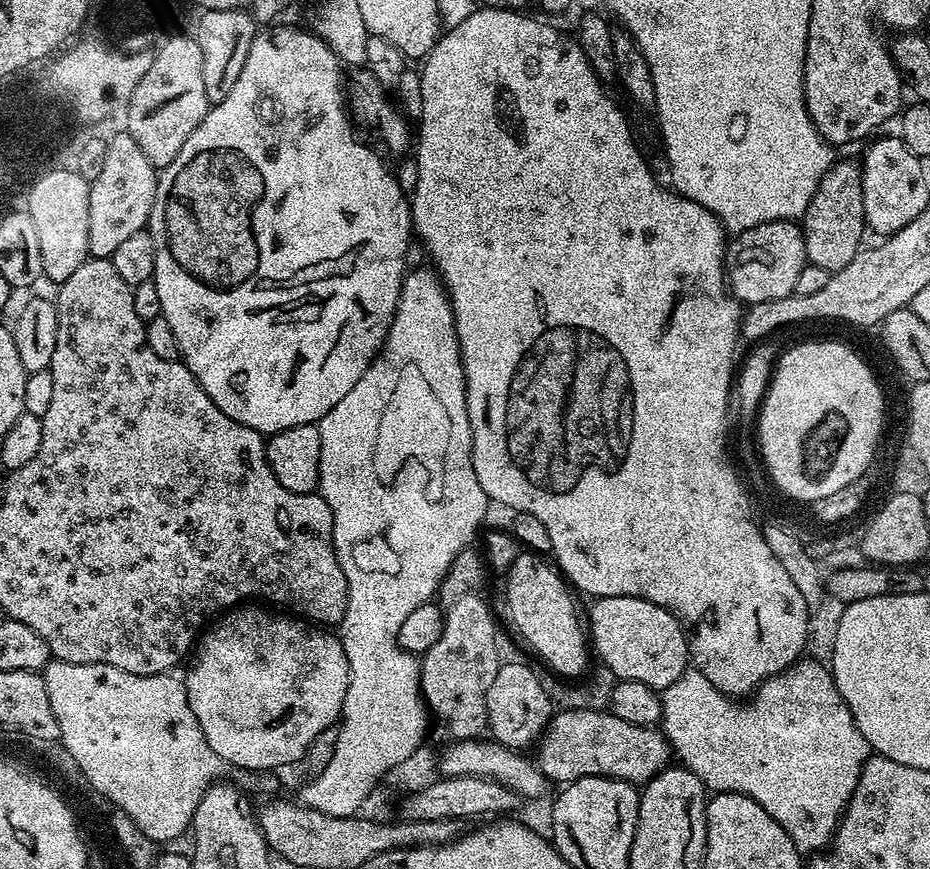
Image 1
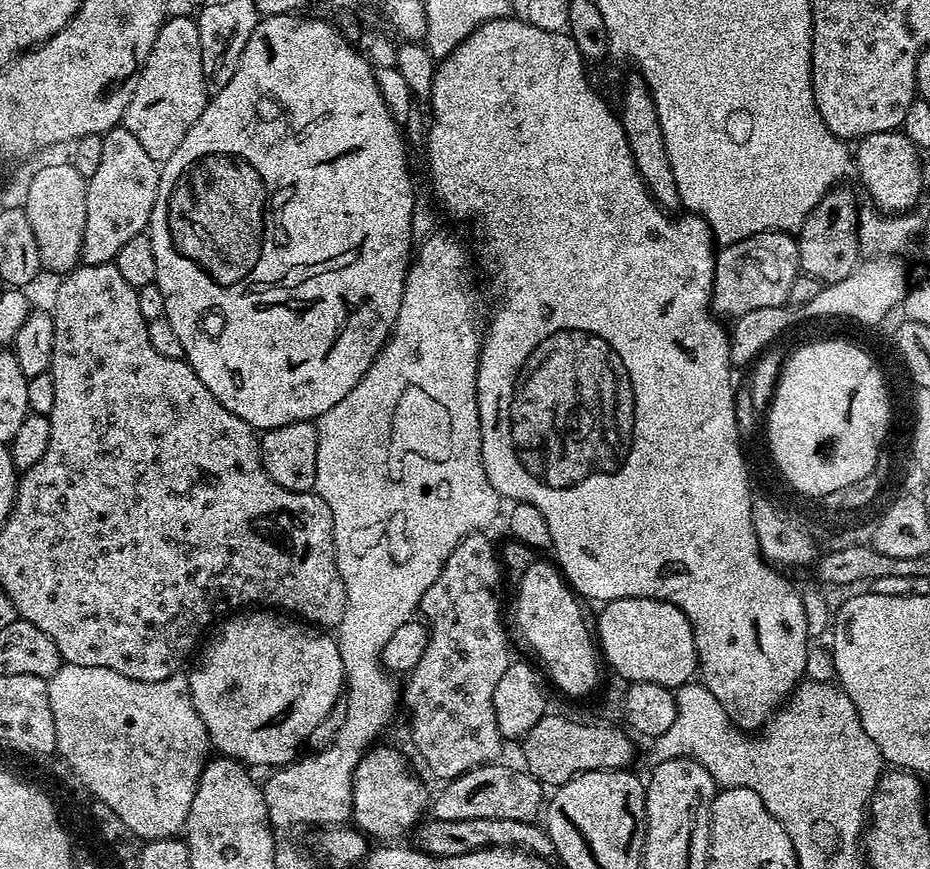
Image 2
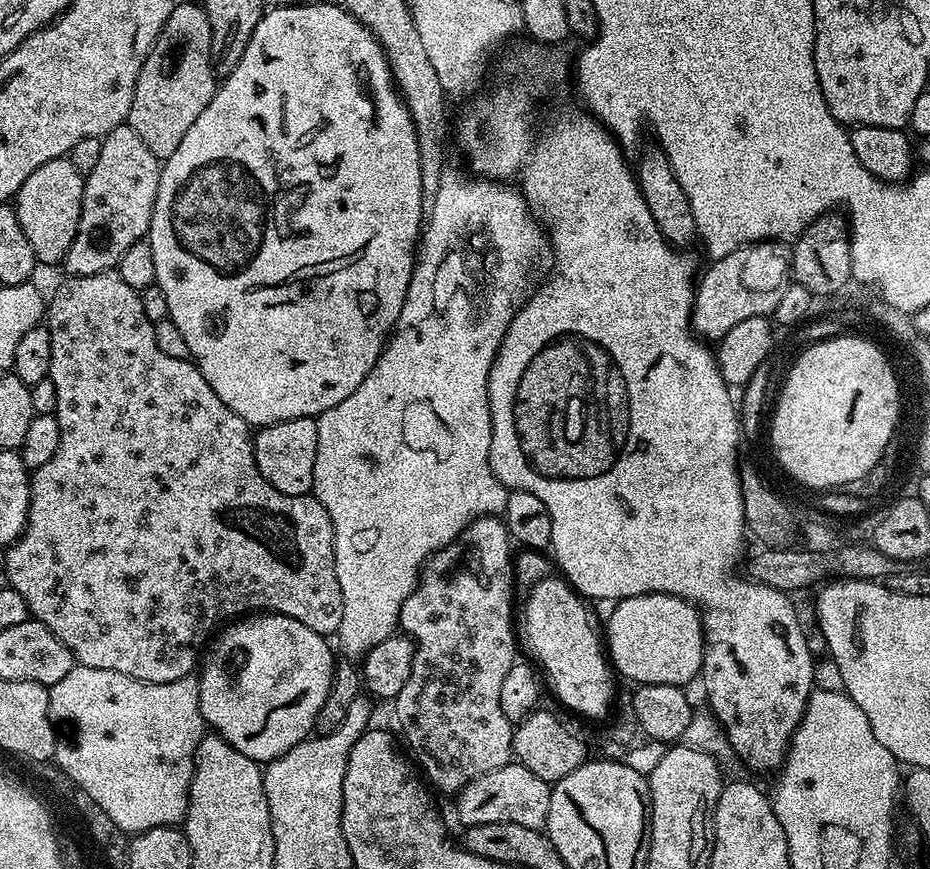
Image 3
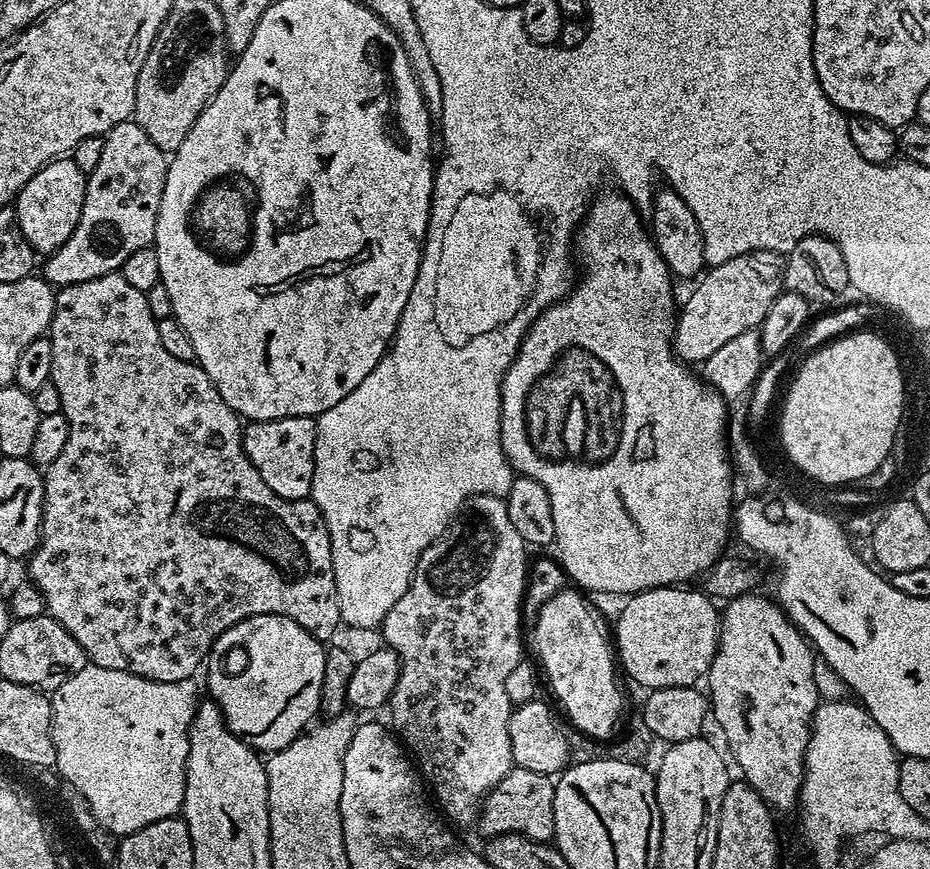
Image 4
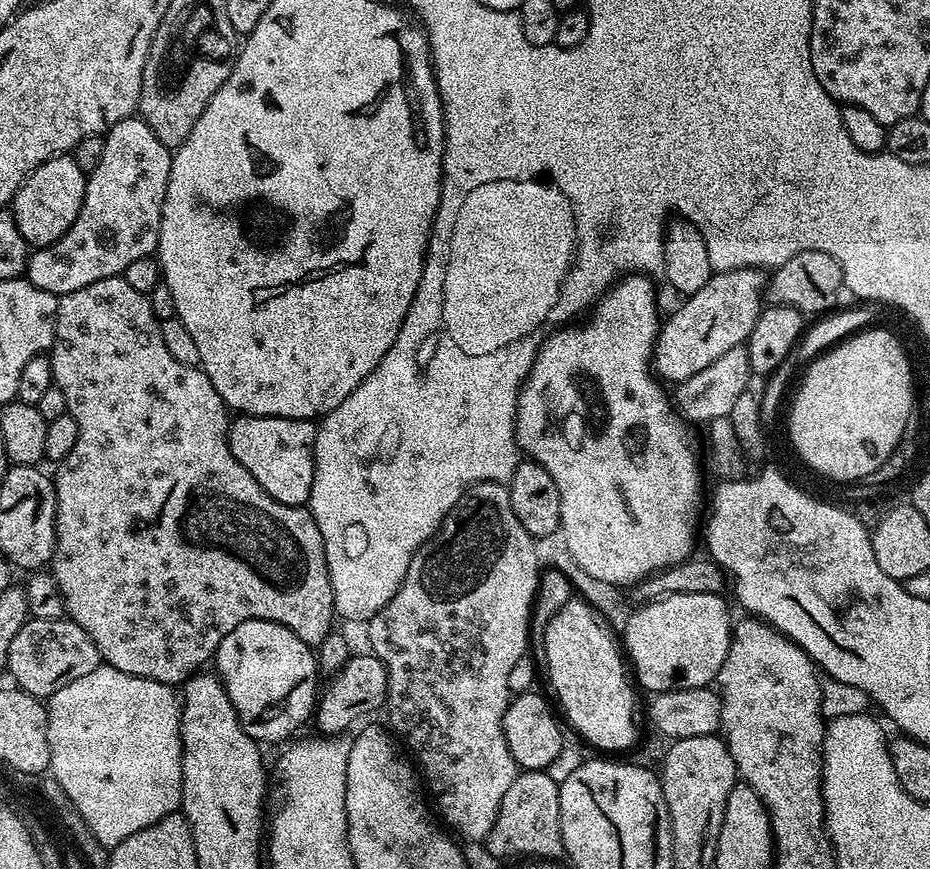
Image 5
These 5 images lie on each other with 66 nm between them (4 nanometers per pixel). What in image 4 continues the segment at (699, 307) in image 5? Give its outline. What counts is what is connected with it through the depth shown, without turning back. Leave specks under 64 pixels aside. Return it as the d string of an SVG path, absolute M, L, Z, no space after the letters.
M747 252L730 258L730 262L713 264L695 281L696 289L682 304L676 318L674 351L686 362L703 362L730 338L759 329L766 310L774 306L774 298L784 288L784 264L777 253Z

